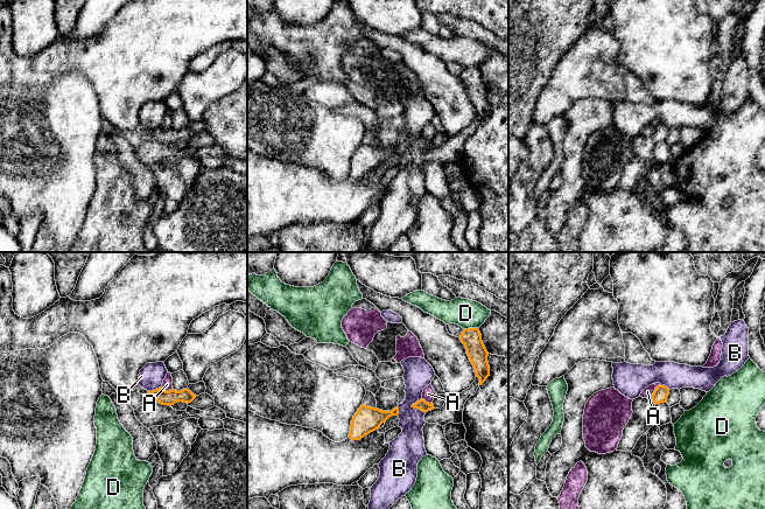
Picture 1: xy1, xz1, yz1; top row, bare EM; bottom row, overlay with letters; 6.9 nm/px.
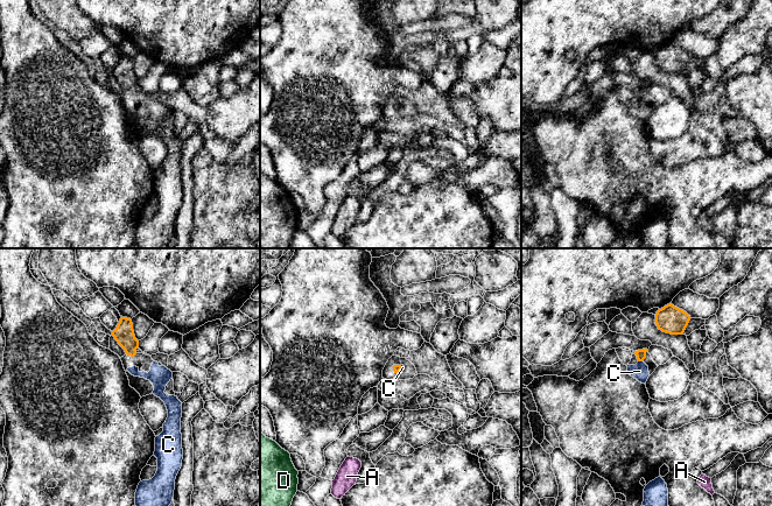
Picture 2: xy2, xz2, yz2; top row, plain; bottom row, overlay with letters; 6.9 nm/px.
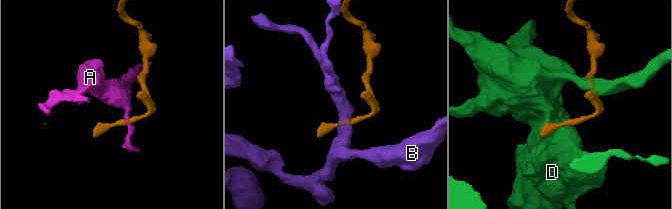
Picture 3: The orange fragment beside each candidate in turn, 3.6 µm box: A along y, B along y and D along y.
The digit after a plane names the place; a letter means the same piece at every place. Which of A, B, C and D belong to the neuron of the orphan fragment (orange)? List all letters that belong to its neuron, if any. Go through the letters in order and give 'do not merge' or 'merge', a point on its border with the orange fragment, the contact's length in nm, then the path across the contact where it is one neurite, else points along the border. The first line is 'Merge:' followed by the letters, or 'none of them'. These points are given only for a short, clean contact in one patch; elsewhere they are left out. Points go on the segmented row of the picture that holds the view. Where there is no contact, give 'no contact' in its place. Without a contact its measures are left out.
Merge: C
A: do not merge; meets orange in yz1 at (654, 390); contact 110 nm long; border along yz1 (660, 384), (651, 396)
B: do not merge; meets orange in xz1 at (418, 408); contact 120 nm long; border along xz1 (411, 405), (425, 412)
C: merge; meets orange in yz2 at (640, 360); contact 40 nm long; runs through yz2 (640, 355), (640, 360), (639, 371)
D: do not merge; meets orange in xz1 at (471, 328); contact 100 nm long

